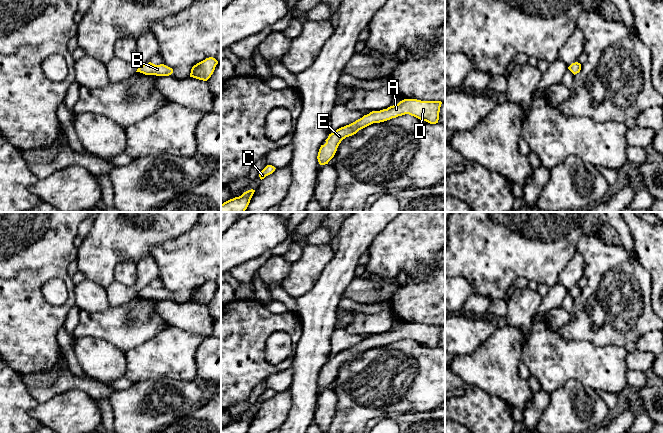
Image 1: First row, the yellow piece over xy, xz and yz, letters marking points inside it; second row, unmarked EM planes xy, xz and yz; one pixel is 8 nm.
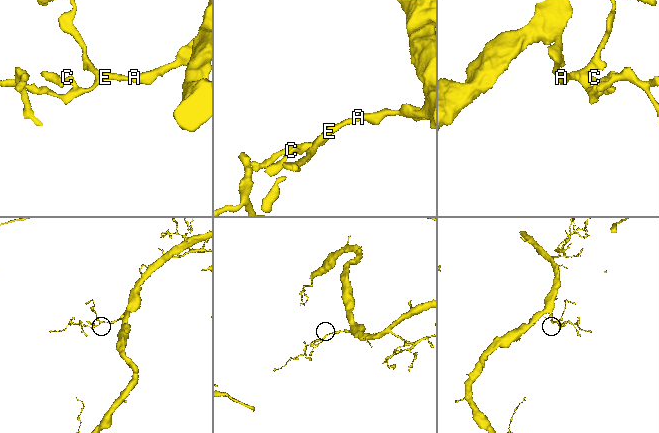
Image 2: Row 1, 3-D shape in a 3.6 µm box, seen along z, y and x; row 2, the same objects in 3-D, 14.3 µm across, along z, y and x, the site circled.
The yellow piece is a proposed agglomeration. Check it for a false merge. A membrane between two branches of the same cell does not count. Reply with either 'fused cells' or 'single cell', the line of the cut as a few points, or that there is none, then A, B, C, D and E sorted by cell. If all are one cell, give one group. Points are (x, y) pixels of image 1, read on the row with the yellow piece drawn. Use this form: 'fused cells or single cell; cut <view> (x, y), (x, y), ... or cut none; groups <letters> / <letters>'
single cell; cut none; groups A B C D E

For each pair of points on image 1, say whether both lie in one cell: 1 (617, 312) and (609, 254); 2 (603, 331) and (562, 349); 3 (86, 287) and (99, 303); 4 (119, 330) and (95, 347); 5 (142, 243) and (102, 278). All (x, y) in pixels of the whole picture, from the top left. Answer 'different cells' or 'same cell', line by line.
1: same cell
2: different cells
3: same cell
4: different cells
5: same cell

